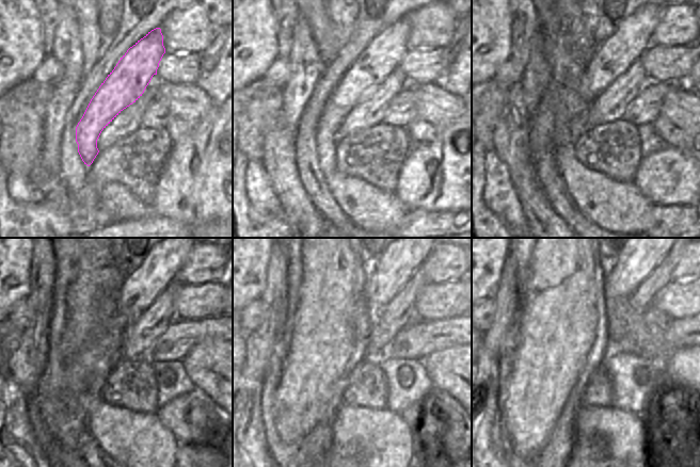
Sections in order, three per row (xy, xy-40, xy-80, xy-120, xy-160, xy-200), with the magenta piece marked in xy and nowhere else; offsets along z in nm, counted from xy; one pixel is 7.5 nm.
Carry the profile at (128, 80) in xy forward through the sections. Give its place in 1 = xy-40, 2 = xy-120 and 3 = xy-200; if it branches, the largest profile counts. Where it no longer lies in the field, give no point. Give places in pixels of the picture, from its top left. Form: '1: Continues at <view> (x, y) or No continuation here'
1: Continues at xy-40 (384, 53)
2: Continues at xy-120 (158, 269)
3: Continues at xy-200 (637, 259).

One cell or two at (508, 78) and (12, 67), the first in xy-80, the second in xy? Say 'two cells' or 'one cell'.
two cells

